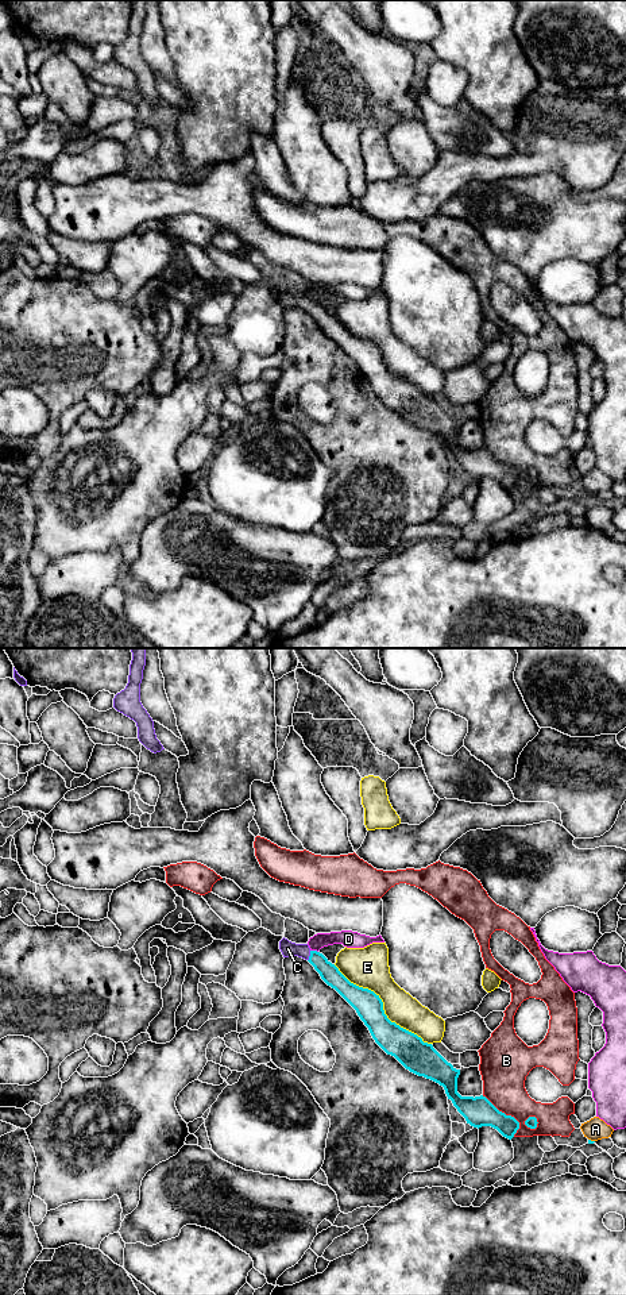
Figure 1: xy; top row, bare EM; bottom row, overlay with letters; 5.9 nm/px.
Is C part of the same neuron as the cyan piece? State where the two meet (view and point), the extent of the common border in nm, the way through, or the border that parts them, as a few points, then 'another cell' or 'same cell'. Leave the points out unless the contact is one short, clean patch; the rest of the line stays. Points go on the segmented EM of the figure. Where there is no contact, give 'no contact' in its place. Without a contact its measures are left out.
meets cyan in xy at (309, 956); contact 70 nm long; runs through xy (329, 972), (309, 956), (304, 951), (288, 948); same cell

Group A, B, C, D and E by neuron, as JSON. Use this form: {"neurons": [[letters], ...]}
{"neurons": [["A"], ["B"], ["C"], ["D"], ["E"]]}

